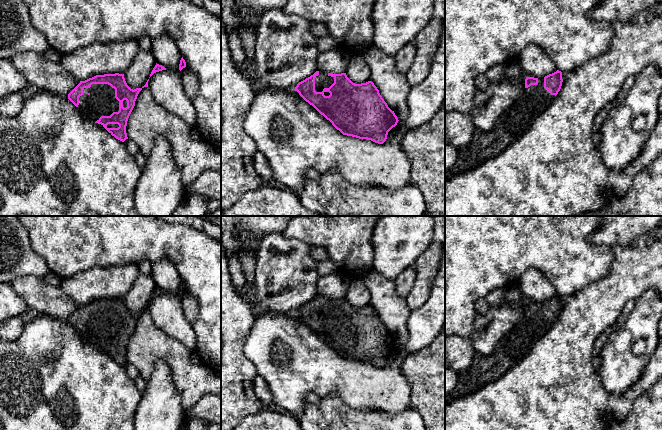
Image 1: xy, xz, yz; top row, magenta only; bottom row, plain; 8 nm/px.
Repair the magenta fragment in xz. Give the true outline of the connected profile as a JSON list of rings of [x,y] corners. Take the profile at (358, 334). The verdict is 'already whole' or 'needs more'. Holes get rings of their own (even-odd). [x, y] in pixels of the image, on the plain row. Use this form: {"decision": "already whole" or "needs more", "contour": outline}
{"decision": "needs more", "contour": [[[316,295],[310,301],[299,306],[294,314],[343,359],[383,368],[387,363],[388,356],[399,345],[372,305],[355,308],[346,297],[333,298]]]}

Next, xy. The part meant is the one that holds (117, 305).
{"decision": "needs more", "contour": [[[124,298],[96,299],[80,307],[68,323],[86,344],[101,348],[112,360],[124,366],[128,342],[142,312],[131,313]]]}

